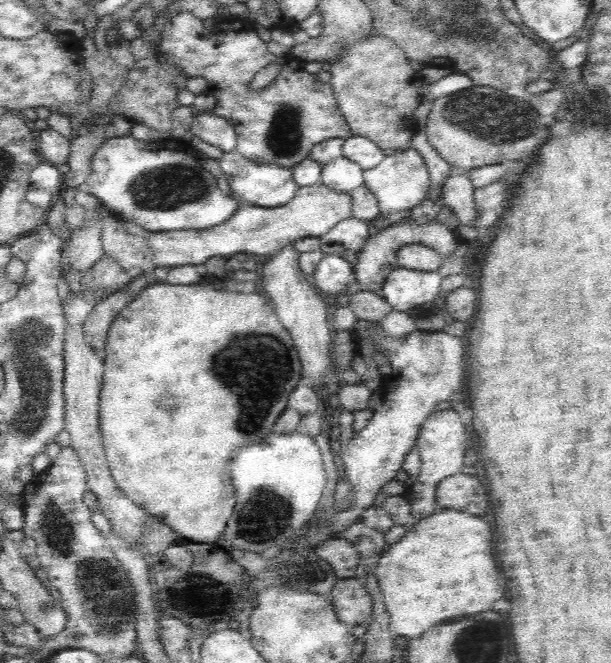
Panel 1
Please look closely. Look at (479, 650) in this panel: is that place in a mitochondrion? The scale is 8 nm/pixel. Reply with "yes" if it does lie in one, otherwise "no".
yes

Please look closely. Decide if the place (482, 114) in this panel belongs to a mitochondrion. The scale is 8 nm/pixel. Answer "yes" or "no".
yes

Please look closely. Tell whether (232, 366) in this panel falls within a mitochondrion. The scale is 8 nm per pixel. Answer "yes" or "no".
yes

